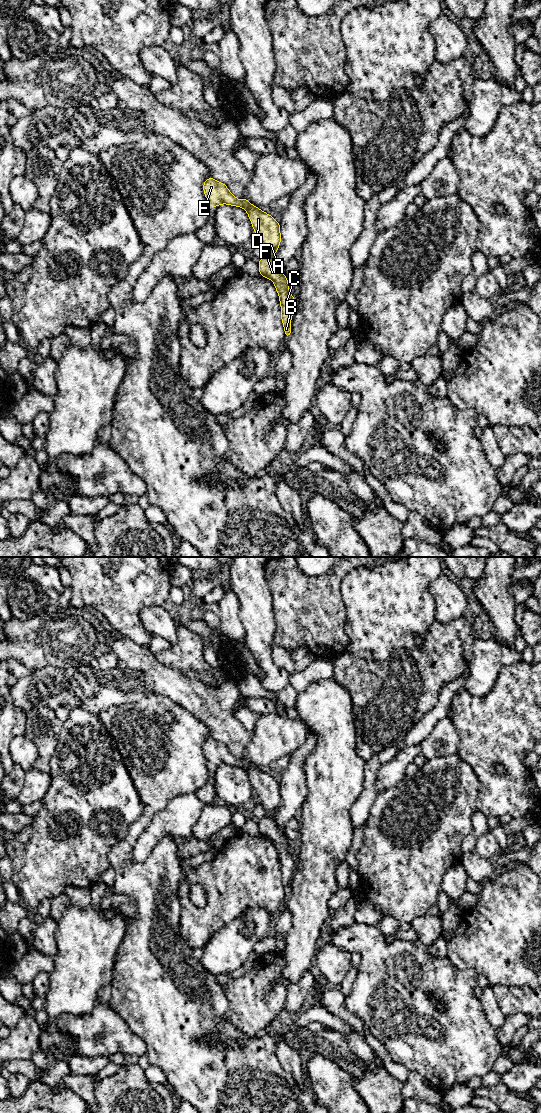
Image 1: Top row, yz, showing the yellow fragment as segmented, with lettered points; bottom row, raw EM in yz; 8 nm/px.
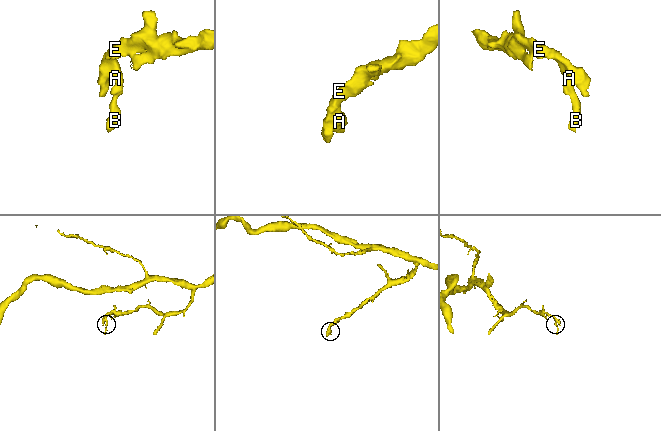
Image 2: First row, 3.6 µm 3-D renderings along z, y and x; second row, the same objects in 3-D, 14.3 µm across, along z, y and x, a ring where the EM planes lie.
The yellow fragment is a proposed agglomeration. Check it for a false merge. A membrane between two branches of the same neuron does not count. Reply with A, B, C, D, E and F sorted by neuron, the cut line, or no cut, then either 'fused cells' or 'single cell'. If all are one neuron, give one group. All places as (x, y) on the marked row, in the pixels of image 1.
groups A B C D E F; cut none; single cell

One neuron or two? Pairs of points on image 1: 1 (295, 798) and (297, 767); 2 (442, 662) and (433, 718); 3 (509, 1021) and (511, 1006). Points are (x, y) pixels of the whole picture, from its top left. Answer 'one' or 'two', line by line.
1: one
2: two
3: two

